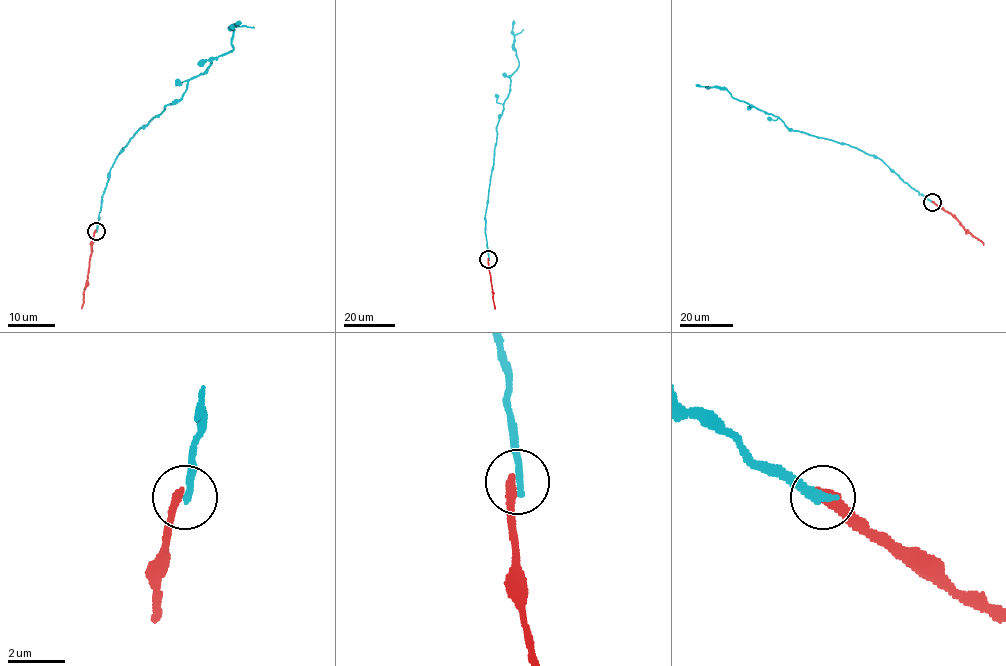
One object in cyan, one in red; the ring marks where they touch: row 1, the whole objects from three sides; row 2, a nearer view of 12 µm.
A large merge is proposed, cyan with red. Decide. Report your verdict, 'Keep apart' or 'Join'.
Keep apart

